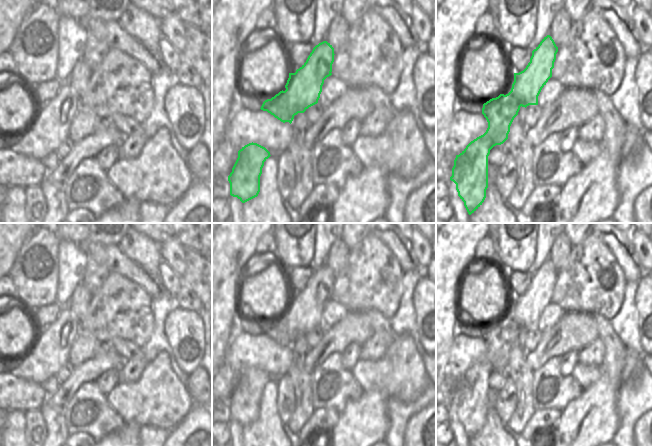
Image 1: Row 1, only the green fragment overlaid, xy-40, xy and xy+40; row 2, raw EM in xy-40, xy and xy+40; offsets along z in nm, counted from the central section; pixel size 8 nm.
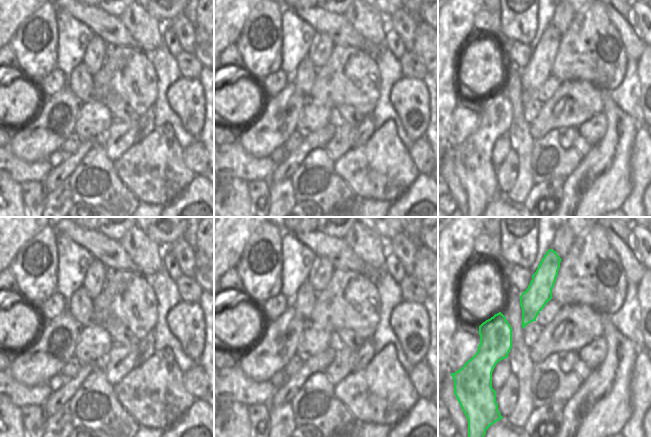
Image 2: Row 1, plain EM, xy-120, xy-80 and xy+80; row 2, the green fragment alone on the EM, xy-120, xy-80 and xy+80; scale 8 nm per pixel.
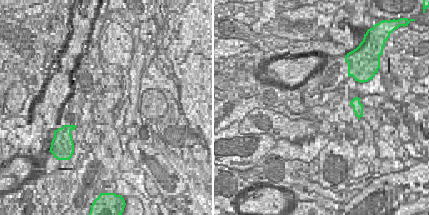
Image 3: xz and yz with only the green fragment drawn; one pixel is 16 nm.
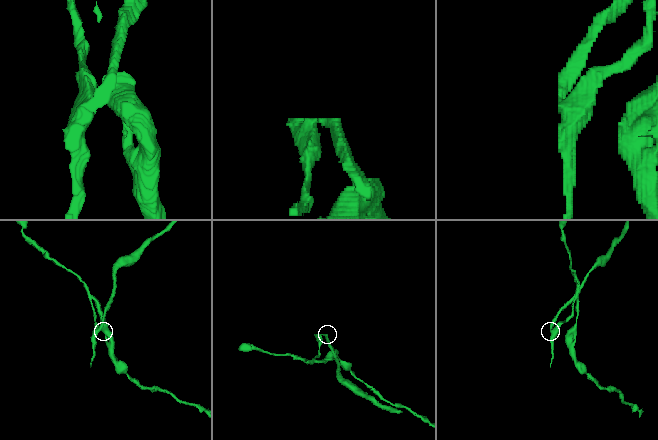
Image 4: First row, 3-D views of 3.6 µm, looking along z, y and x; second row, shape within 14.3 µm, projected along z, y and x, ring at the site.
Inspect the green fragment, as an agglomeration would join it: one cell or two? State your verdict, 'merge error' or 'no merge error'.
merge error

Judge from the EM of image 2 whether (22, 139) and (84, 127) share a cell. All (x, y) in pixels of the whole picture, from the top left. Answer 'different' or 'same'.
different

